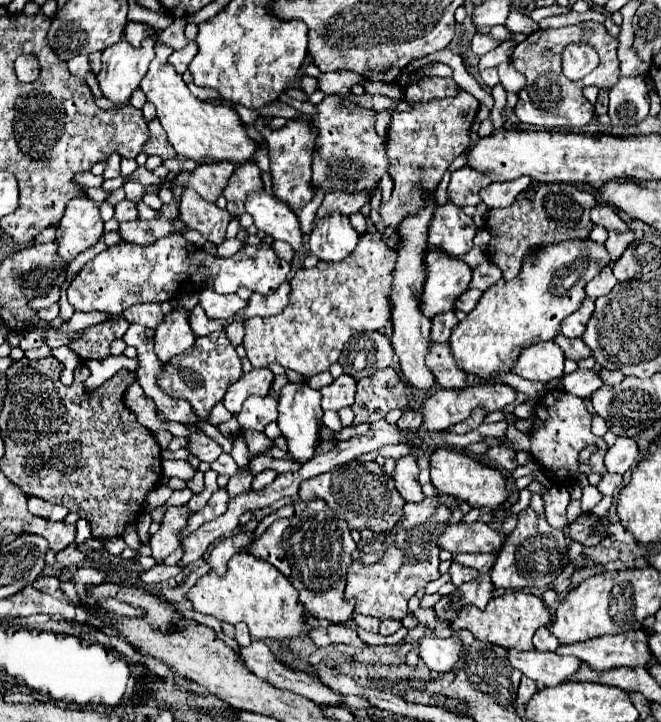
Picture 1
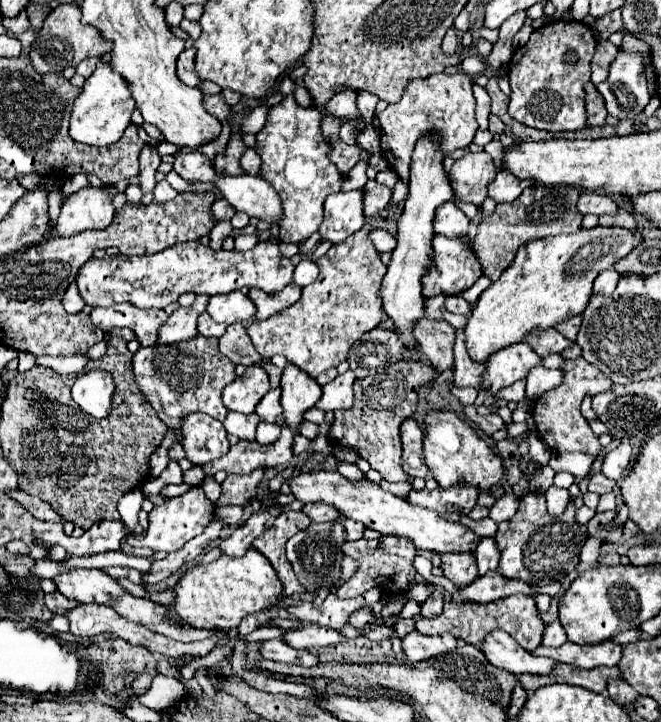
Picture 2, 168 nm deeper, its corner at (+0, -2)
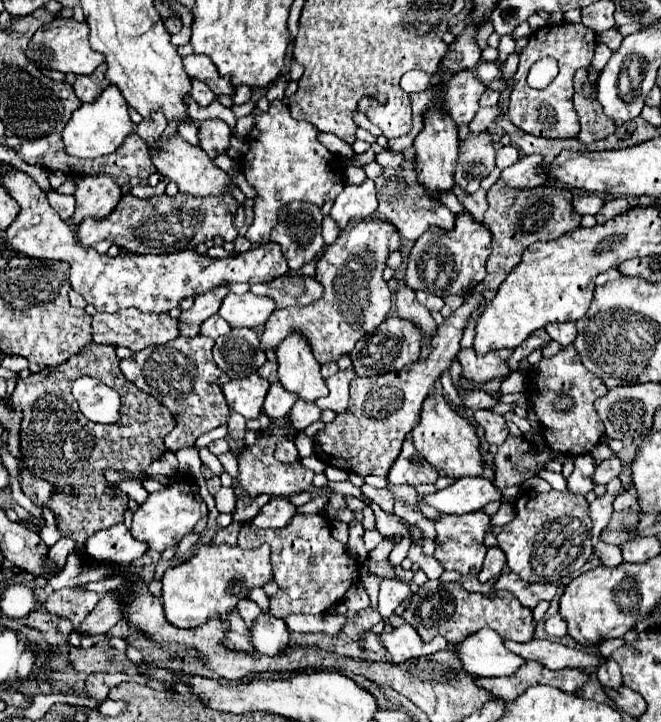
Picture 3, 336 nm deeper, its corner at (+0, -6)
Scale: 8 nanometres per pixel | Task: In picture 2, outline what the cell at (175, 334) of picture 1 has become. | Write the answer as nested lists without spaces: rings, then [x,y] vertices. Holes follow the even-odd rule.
[[[199,295],[195,303],[187,309],[179,307],[173,315],[169,315],[167,323],[159,329],[159,345],[171,345],[179,341],[187,341],[197,337],[197,317],[205,311],[209,295]]]

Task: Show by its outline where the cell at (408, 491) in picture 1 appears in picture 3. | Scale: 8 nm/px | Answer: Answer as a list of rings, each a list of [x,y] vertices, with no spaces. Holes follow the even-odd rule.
[[[477,287],[465,295],[463,307],[455,311],[455,315],[447,317],[443,325],[437,327],[437,333],[431,341],[431,353],[427,361],[417,361],[401,371],[377,375],[377,377],[355,377],[351,381],[351,399],[345,413],[339,413],[335,421],[327,423],[321,431],[315,433],[315,455],[331,467],[345,469],[349,473],[357,473],[361,477],[377,475],[385,477],[391,469],[393,461],[401,451],[401,443],[405,435],[417,425],[423,399],[433,389],[443,369],[449,369],[451,359],[461,349],[463,329],[467,325],[469,315],[485,301],[483,291]]]

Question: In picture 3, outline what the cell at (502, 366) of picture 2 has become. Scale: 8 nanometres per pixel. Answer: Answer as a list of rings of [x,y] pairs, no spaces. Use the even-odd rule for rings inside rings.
[[[461,349],[457,359],[463,367],[463,377],[473,381],[473,383],[485,383],[491,381],[495,377],[507,377],[509,369],[505,365],[507,357],[511,355],[511,351],[507,349],[499,349],[499,351],[491,351],[487,355],[477,355],[475,349]]]

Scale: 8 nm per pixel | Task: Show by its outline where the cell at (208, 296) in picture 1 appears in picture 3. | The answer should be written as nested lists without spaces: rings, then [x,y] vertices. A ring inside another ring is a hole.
[[[229,293],[219,309],[219,315],[231,325],[231,327],[263,327],[269,319],[269,315],[275,311],[275,301],[271,297],[261,297],[253,293],[235,295]]]

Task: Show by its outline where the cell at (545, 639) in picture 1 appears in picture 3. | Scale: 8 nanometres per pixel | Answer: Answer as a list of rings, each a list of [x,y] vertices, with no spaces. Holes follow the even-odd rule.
[[[555,613],[555,615],[547,617],[547,621],[545,621],[545,631],[547,631],[549,635],[553,635],[553,637],[563,637],[563,635],[567,635],[567,623],[563,621],[563,617],[561,617],[559,613]]]

